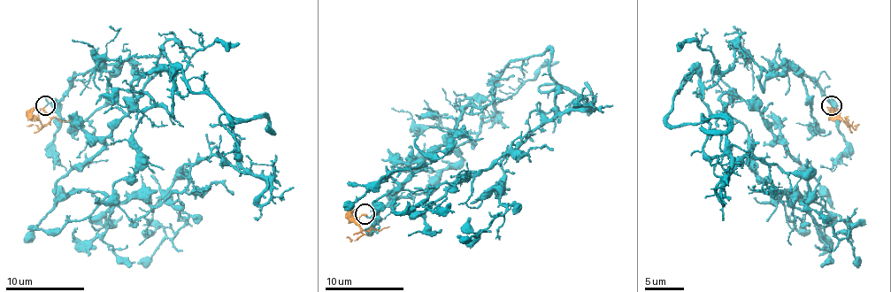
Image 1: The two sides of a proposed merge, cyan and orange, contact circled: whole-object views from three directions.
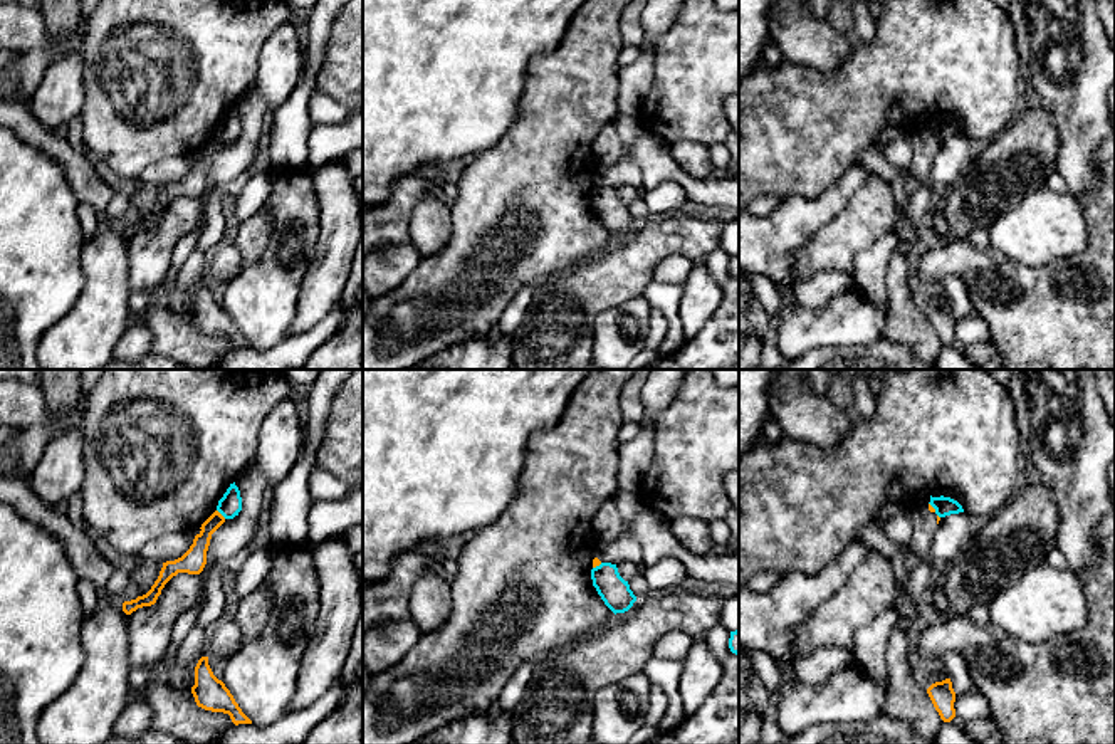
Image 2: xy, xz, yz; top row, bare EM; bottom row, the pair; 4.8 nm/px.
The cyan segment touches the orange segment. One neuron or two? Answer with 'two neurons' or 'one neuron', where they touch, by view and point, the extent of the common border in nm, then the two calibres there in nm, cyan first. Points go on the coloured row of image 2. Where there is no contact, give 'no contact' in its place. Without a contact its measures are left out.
two neurons | xy (222, 514) | 60 nm | 110/110 nm

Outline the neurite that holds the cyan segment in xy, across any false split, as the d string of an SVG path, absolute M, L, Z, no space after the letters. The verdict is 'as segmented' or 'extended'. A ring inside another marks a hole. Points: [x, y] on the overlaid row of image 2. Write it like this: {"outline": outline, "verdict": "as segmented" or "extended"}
{"outline": "M235 482L230 484L223 497L218 500L217 511L225 519L233 519L242 511L242 497L240 497L240 490L235 485Z", "verdict": "as segmented"}

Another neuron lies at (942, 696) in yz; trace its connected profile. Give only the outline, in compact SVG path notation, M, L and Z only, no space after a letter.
M945 679L942 682L935 682L927 689L927 694L939 712L940 719L944 722L950 722L955 717L955 692L952 689L950 679Z

